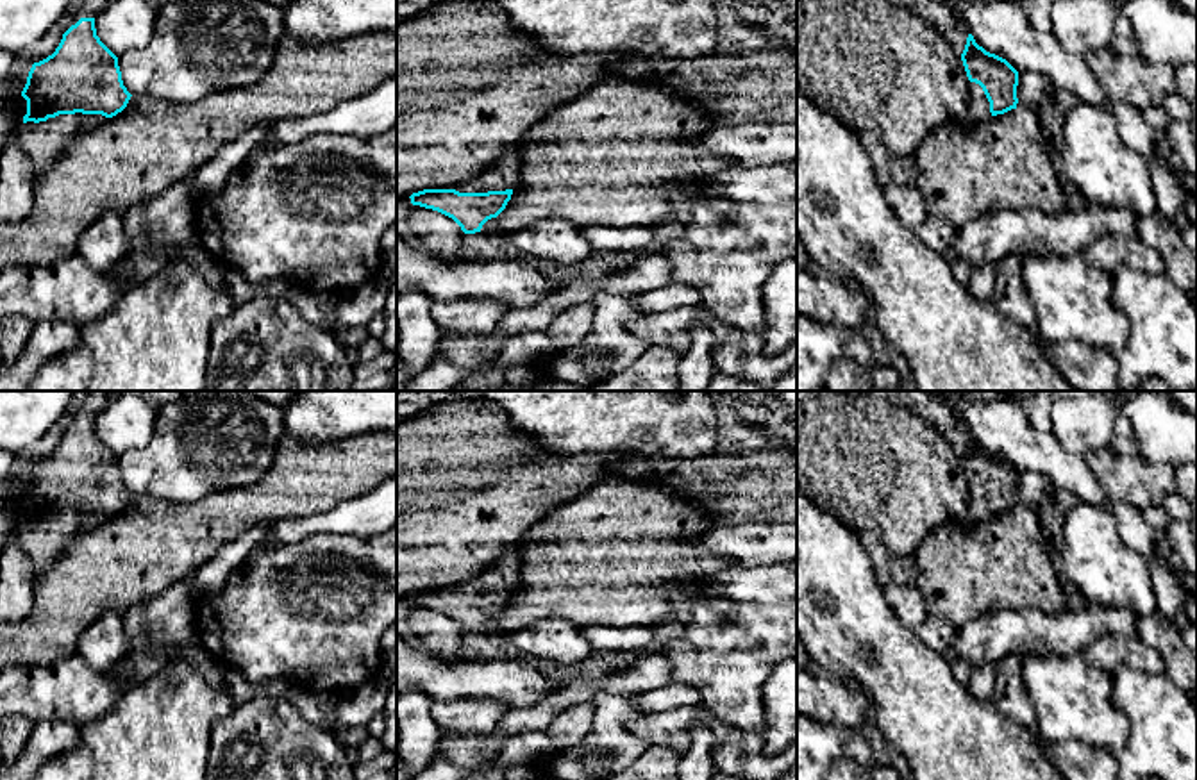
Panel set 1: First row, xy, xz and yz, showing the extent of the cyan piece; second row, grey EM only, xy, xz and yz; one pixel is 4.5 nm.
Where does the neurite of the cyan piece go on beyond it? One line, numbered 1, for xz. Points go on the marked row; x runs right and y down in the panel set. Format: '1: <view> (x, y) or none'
1: xz (504, 174)

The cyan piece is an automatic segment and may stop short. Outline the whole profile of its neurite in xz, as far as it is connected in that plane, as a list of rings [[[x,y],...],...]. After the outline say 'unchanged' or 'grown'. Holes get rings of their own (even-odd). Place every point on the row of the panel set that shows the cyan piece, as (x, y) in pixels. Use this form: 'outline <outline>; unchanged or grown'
outline [[[504,155],[491,168],[456,184],[450,189],[423,189],[413,193],[411,203],[452,218],[465,234],[481,232],[507,205],[520,180],[523,164],[518,157]]]; grown

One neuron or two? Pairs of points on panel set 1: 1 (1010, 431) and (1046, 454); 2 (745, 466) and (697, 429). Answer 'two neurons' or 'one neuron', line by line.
1: one neuron
2: two neurons

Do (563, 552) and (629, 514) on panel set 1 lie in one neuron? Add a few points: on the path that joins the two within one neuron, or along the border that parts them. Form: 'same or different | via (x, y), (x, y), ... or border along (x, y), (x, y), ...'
same | via (579, 536), (586, 529), (613, 522)

